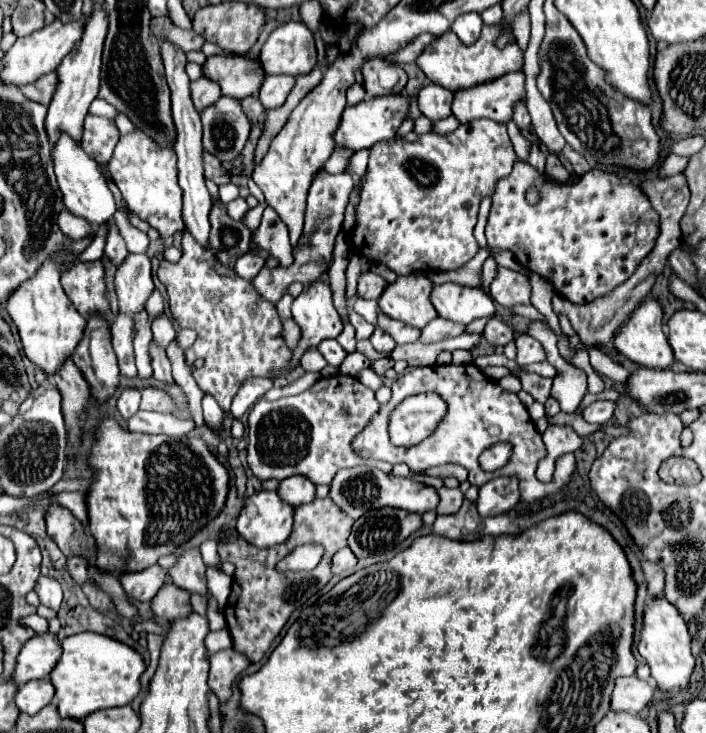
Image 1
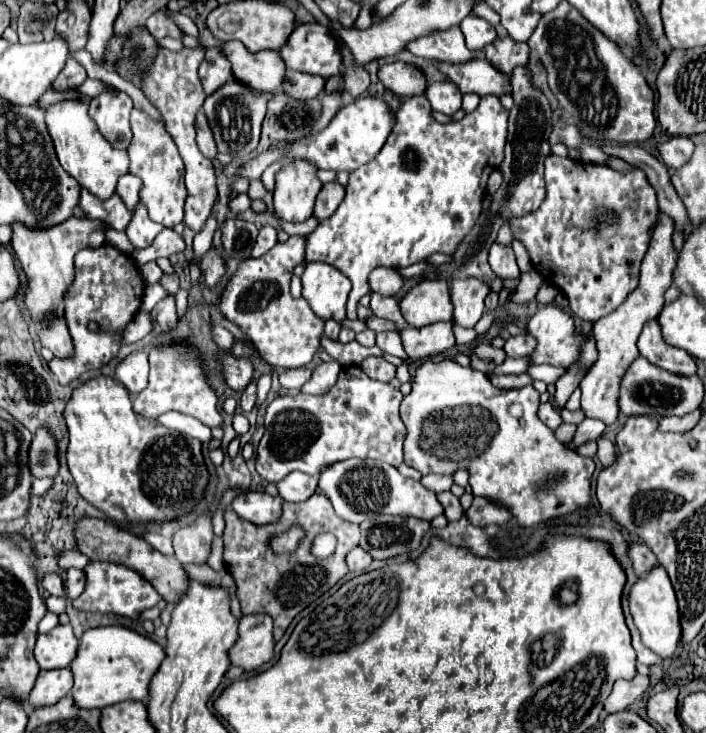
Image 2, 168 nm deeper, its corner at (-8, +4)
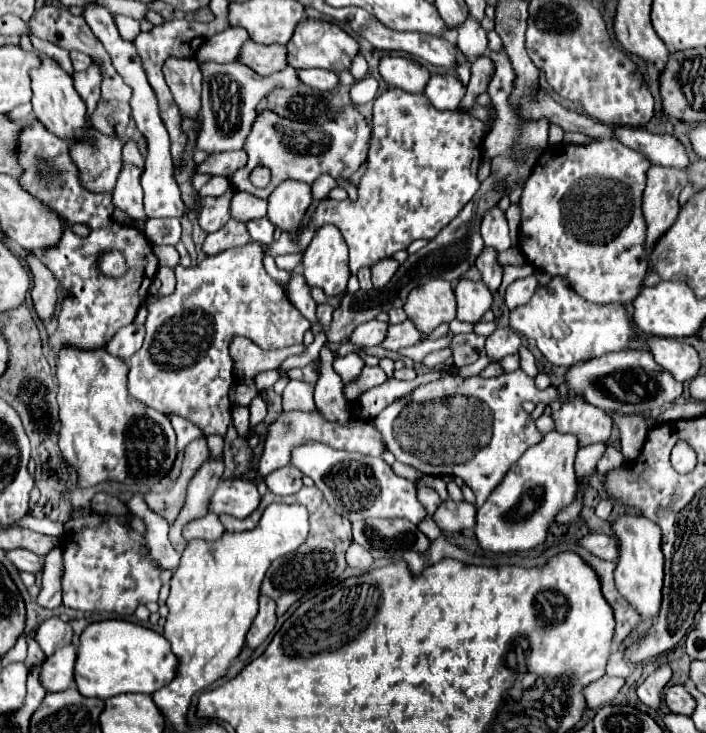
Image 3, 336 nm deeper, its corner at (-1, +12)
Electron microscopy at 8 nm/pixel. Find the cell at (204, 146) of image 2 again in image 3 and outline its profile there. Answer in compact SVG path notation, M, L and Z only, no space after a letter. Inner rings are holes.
M195 56L167 58L163 64L163 74L179 110L187 118L197 120L201 108L201 70Z

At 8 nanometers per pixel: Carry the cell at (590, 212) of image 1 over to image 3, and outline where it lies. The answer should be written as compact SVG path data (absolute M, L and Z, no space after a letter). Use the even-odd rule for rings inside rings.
M599 140L587 146L567 142L547 146L539 154L521 196L519 248L527 260L537 270L545 270L553 276L567 276L577 294L593 304L633 302L641 292L641 284L649 266L645 248L647 224L641 212L645 172L649 166L649 158L619 144L617 140Z

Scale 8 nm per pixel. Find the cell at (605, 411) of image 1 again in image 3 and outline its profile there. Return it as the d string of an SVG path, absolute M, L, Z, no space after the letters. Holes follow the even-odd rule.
M549 432L509 468L501 484L489 494L485 504L477 508L475 538L483 550L491 552L525 552L545 542L555 516L567 508L577 496L577 478L573 462L577 454L577 438L571 434Z

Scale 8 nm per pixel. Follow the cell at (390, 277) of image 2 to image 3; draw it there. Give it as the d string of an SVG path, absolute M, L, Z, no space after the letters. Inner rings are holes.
M385 258L385 260L377 262L371 268L371 272L373 272L373 286L375 288L383 288L393 278L393 274L397 272L397 268L399 268L399 262L393 260L393 258Z

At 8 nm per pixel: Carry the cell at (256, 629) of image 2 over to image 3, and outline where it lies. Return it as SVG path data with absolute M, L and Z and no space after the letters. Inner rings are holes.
M259 596L259 614L255 616L251 630L247 634L247 646L257 648L275 628L277 614L275 614L275 600L269 596Z

